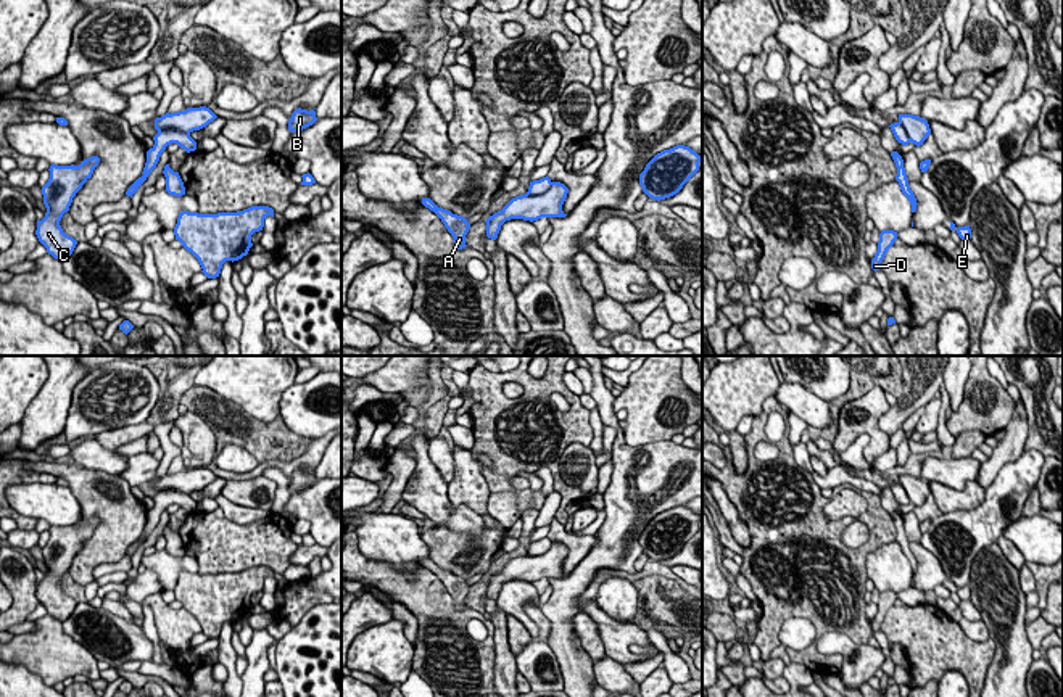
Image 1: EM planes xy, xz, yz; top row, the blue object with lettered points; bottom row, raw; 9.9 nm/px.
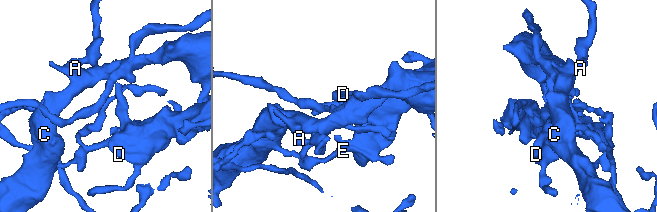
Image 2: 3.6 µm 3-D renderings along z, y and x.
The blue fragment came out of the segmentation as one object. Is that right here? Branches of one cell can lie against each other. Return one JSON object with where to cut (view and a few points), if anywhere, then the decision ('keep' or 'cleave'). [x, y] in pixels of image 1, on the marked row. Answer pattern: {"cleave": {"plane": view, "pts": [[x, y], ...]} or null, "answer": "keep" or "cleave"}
{"cleave": {"plane": "xy", "pts": [[158, 131], [179, 129], [189, 134]]}, "answer": "cleave"}

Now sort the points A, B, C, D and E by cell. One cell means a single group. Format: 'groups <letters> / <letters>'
groups A B C E / D

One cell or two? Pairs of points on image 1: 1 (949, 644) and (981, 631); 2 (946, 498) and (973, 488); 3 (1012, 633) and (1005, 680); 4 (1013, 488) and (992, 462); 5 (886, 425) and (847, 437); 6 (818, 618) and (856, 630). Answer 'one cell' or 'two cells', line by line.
1: two cells
2: one cell
3: one cell
4: two cells
5: two cells
6: one cell

